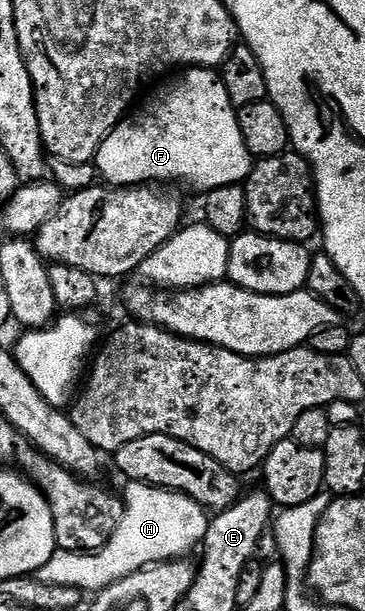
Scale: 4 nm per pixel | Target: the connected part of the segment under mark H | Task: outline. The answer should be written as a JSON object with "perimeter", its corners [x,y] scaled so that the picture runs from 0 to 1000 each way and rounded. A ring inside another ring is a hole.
{"perimeter":[[[364,787],[348,789],[345,795],[345,817],[340,810],[340,828],[334,831],[334,843],[323,848],[323,858],[318,866],[307,872],[307,879],[293,885],[285,894],[279,894],[268,902],[162,902],[151,900],[142,905],[142,912],[132,912],[129,921],[104,933],[99,938],[99,946],[115,954],[129,954],[132,957],[175,957],[178,961],[195,961],[211,967],[227,971],[266,971],[282,967],[296,957],[307,957],[318,951],[329,951],[340,944],[351,944],[362,938],[373,938],[384,931],[395,931],[405,925],[419,921],[458,921],[466,915],[493,915],[518,910],[521,900],[540,897],[551,890],[553,882],[564,877],[564,867],[575,858],[578,845],[562,836],[551,827],[537,820],[526,820],[510,810],[496,810],[490,804],[452,804],[444,797],[408,797],[400,791],[373,791]]]}

